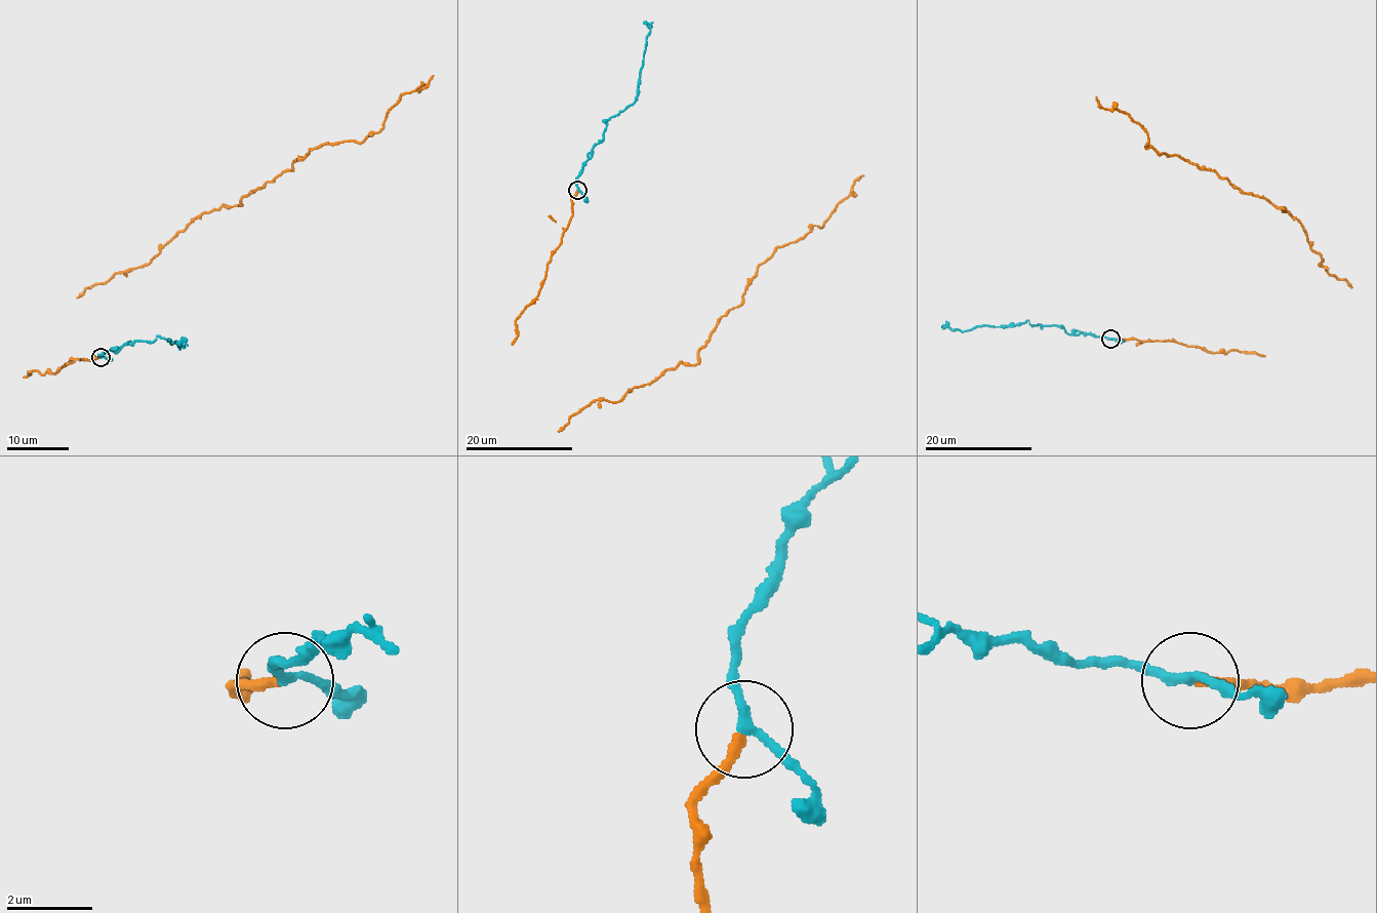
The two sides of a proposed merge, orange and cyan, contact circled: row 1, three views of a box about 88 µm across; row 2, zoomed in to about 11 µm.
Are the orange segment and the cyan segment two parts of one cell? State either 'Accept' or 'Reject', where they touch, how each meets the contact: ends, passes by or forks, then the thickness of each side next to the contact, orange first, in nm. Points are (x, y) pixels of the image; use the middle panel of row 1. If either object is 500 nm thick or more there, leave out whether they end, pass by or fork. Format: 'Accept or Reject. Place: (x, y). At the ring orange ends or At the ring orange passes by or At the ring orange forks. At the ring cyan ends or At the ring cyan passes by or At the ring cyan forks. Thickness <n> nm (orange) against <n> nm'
Accept. Place: (577, 190). At the ring orange ends. At the ring cyan passes by. Thickness 240 nm (orange) against 200 nm

